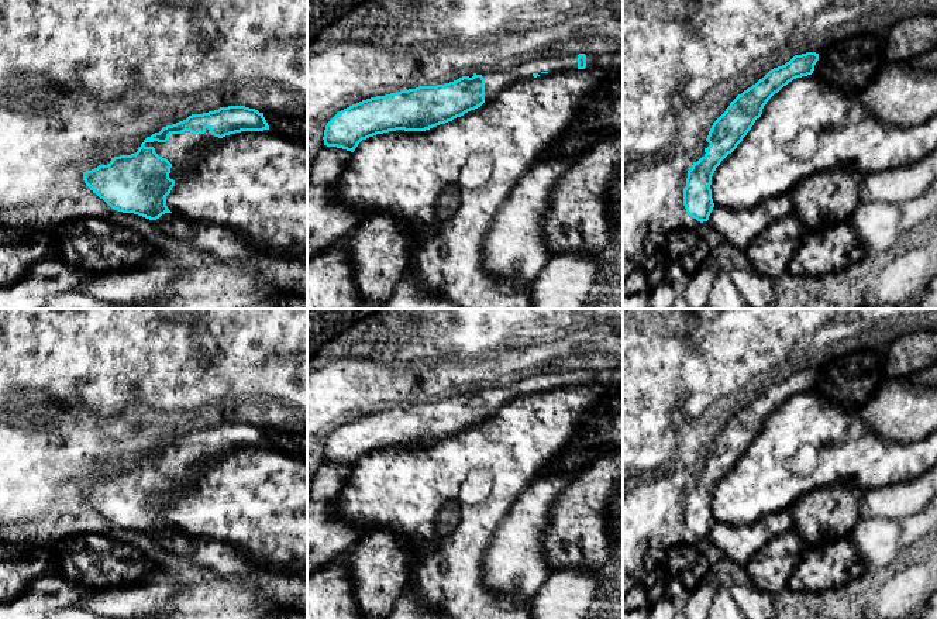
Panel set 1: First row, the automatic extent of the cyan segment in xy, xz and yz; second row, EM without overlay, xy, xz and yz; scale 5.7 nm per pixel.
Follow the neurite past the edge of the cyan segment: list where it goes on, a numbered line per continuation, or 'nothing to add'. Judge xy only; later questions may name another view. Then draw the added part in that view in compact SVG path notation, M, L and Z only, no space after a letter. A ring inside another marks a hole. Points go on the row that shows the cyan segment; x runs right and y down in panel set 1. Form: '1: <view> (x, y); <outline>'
1: xy (181, 150); M206 128L204 134L193 134L190 131L185 131L182 134L170 134L166 142L145 142L145 147L154 147L155 152L166 158L170 164L169 178L179 182L186 175L190 166L193 165L197 151L203 145L209 145L218 140L214 137L209 128Z

